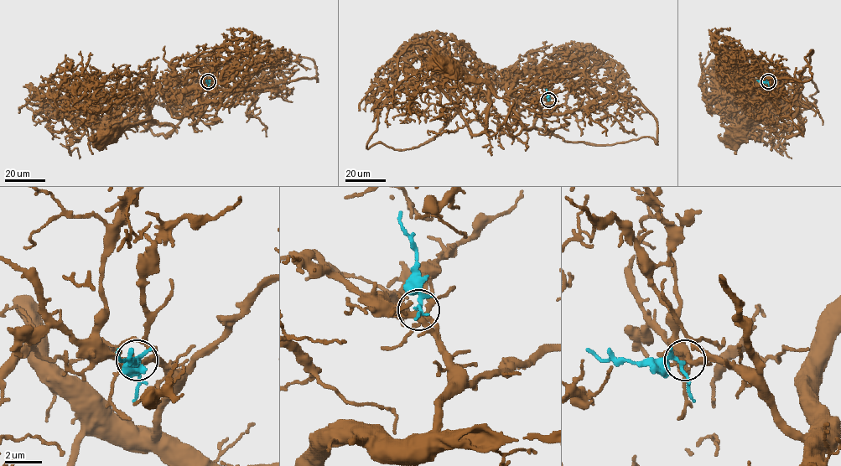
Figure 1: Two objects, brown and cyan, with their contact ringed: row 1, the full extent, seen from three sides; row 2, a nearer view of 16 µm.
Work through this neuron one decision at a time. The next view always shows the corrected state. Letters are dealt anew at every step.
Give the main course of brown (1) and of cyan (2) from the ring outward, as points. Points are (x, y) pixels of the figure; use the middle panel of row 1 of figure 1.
1: (547, 100), (550, 113), (539, 114), (530, 129), (512, 136), (506, 117), (513, 102), (440, 62)
2: (547, 100), (546, 89)

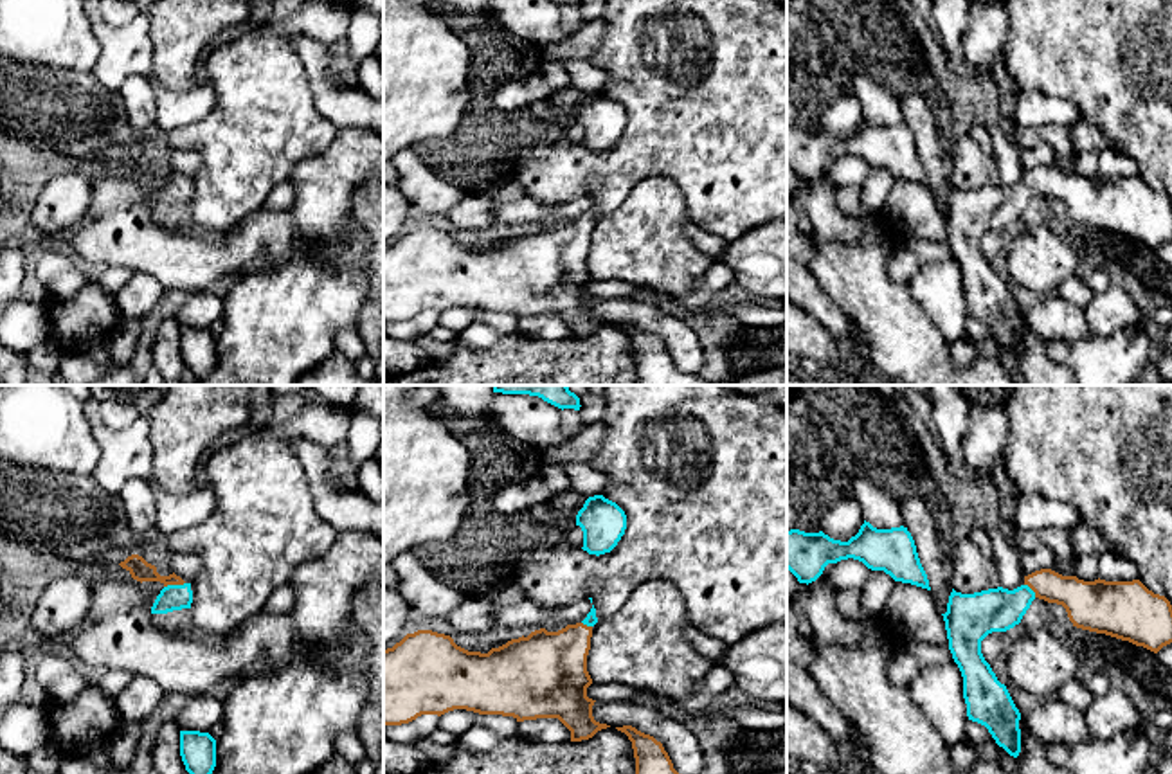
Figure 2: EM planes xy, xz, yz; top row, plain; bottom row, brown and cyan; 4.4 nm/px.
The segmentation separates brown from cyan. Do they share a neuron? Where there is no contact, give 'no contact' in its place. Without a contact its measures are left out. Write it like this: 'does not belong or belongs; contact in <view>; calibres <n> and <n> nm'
belongs; contact in xy; calibres 90 and 110 nm

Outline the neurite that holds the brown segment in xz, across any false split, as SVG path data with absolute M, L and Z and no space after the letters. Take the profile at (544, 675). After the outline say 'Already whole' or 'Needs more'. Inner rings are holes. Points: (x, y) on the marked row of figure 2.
M596 608L581 623L558 632L545 628L527 637L511 639L488 653L468 652L450 635L432 630L407 634L392 648L383 650L383 725L401 725L421 715L445 715L466 709L479 715L513 716L517 722L558 718L569 731L571 742L592 738L610 725L592 716L596 700L587 697L592 679L587 671Z. Needs more

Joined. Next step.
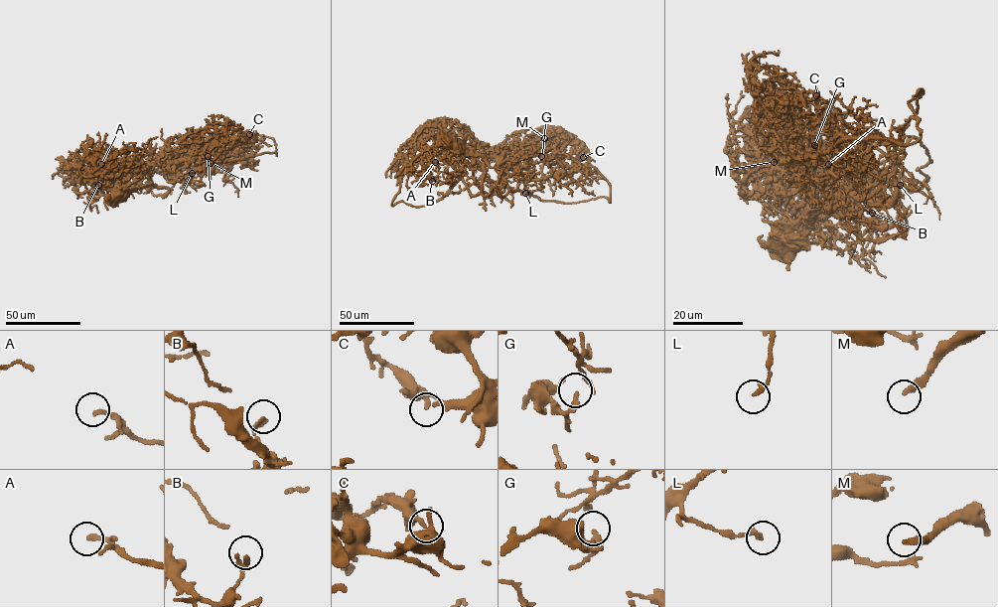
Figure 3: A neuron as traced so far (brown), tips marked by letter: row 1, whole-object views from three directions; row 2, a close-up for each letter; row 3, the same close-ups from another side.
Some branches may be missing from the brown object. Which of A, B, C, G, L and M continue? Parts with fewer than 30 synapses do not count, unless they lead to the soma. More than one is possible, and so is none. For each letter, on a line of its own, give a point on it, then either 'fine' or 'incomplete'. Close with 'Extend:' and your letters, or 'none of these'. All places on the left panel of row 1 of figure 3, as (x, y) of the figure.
A: (101, 164) | fine
B: (98, 185) | fine
C: (249, 134) | fine
G: (208, 156) | fine
L: (192, 173) | fine
M: (211, 163) | incomplete
Extend: M

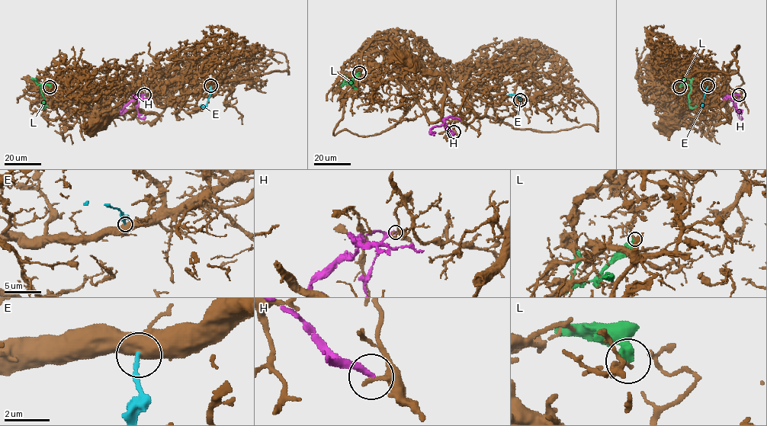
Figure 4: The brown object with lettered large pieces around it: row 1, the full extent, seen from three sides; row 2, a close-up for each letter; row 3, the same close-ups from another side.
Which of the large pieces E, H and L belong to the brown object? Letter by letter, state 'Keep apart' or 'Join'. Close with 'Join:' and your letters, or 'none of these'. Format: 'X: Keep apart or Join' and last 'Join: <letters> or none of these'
E: Keep apart
H: Keep apart
L: Keep apart
Join: none of these

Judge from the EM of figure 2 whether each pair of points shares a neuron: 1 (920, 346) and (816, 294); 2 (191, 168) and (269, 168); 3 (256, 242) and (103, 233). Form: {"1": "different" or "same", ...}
{"1": "different", "2": "different", "3": "same"}

